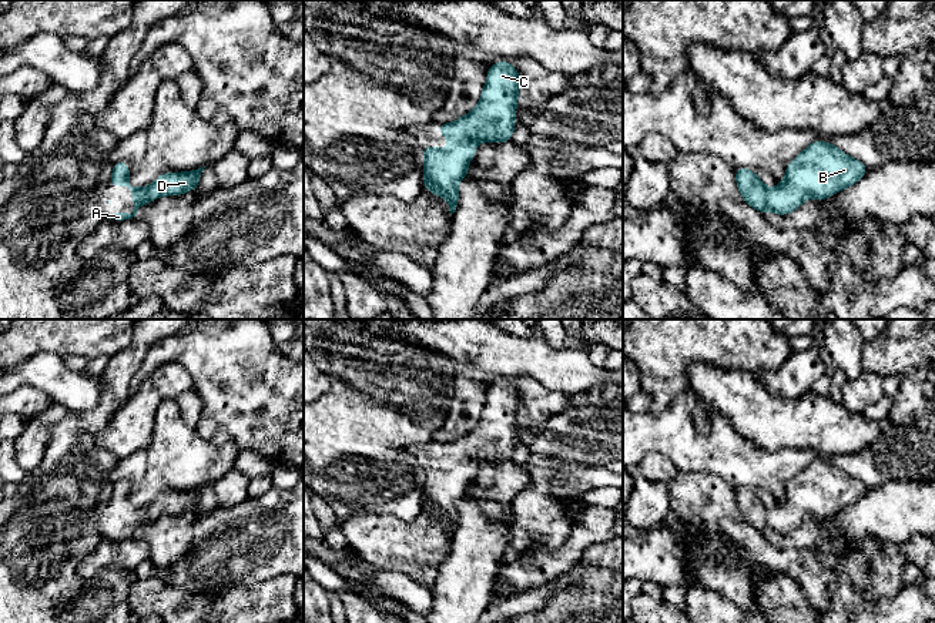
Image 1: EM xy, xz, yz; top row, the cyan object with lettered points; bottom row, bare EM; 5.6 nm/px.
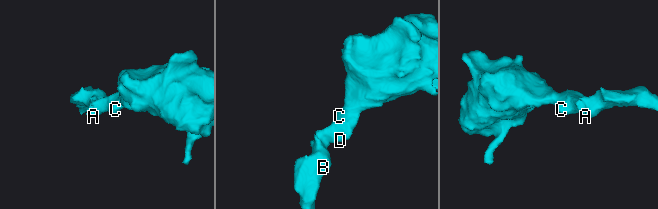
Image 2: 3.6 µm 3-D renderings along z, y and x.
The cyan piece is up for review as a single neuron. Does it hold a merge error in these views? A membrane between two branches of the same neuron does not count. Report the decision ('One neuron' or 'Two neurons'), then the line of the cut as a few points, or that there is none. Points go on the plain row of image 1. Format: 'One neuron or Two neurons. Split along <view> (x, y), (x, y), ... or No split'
One neuron. No split

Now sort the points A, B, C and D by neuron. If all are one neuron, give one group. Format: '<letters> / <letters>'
A B C D

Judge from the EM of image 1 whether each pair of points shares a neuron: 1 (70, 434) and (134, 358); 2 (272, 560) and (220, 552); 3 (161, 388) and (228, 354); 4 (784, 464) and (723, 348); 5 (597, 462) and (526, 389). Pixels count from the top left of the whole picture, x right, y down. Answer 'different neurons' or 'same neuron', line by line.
1: same neuron
2: same neuron
3: different neurons
4: different neurons
5: different neurons

